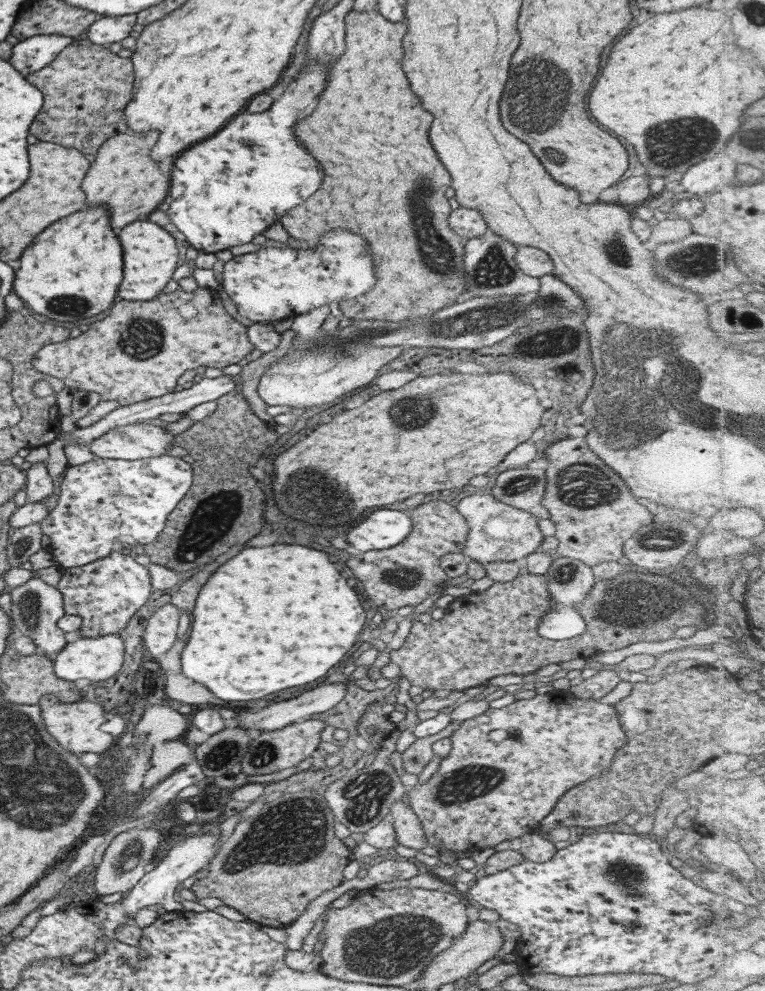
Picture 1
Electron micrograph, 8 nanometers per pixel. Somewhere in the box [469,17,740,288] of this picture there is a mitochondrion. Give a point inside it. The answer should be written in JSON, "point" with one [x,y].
{"point":[538,80]}

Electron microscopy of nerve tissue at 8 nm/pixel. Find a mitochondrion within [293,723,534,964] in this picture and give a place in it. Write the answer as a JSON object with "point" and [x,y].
{"point":[455,788]}

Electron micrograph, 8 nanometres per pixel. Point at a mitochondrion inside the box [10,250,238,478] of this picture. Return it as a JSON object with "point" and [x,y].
{"point":[143,339]}

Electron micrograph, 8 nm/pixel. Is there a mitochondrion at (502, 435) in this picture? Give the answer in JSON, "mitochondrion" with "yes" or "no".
{"mitochondrion":"no"}

